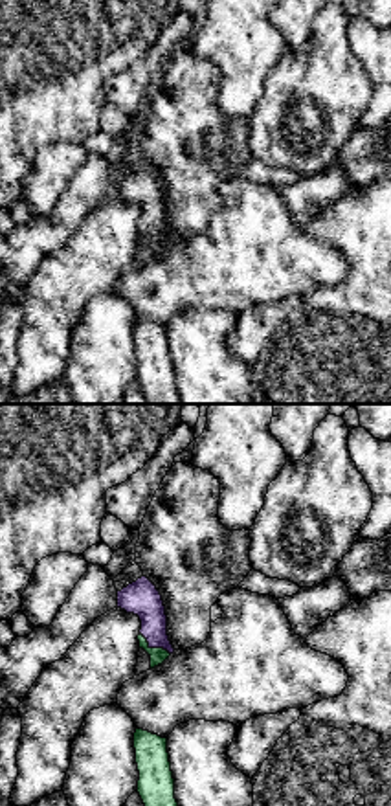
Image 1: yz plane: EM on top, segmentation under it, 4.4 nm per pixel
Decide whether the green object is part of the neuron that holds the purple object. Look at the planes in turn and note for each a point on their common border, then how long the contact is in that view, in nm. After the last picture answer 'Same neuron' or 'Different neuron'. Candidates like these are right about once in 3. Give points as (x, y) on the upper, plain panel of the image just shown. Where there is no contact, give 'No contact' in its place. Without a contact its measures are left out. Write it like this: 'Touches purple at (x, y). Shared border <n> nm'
Touches purple at (153, 235). Shared border 170 nm

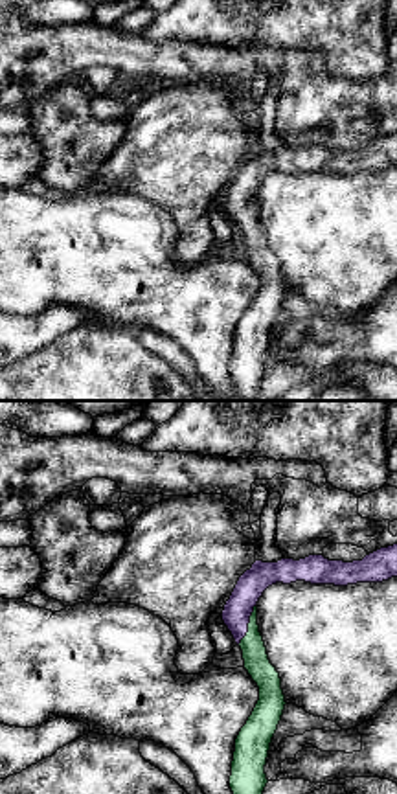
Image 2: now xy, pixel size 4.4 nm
Touches purple at (247, 214). Shared border 190 nm

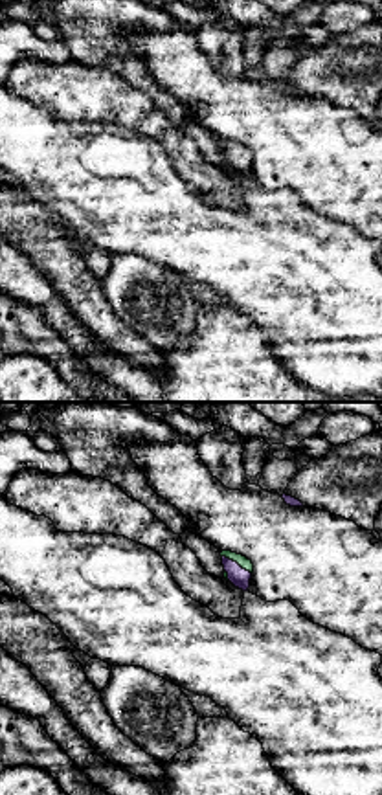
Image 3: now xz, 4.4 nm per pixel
Touches purple at (235, 151). Shared border 150 nm

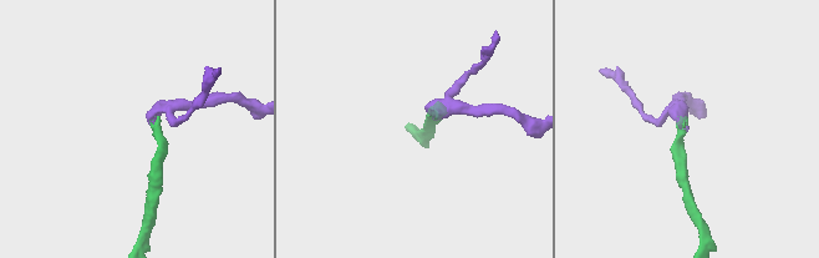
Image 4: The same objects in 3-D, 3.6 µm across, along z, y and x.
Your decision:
Same neuron

